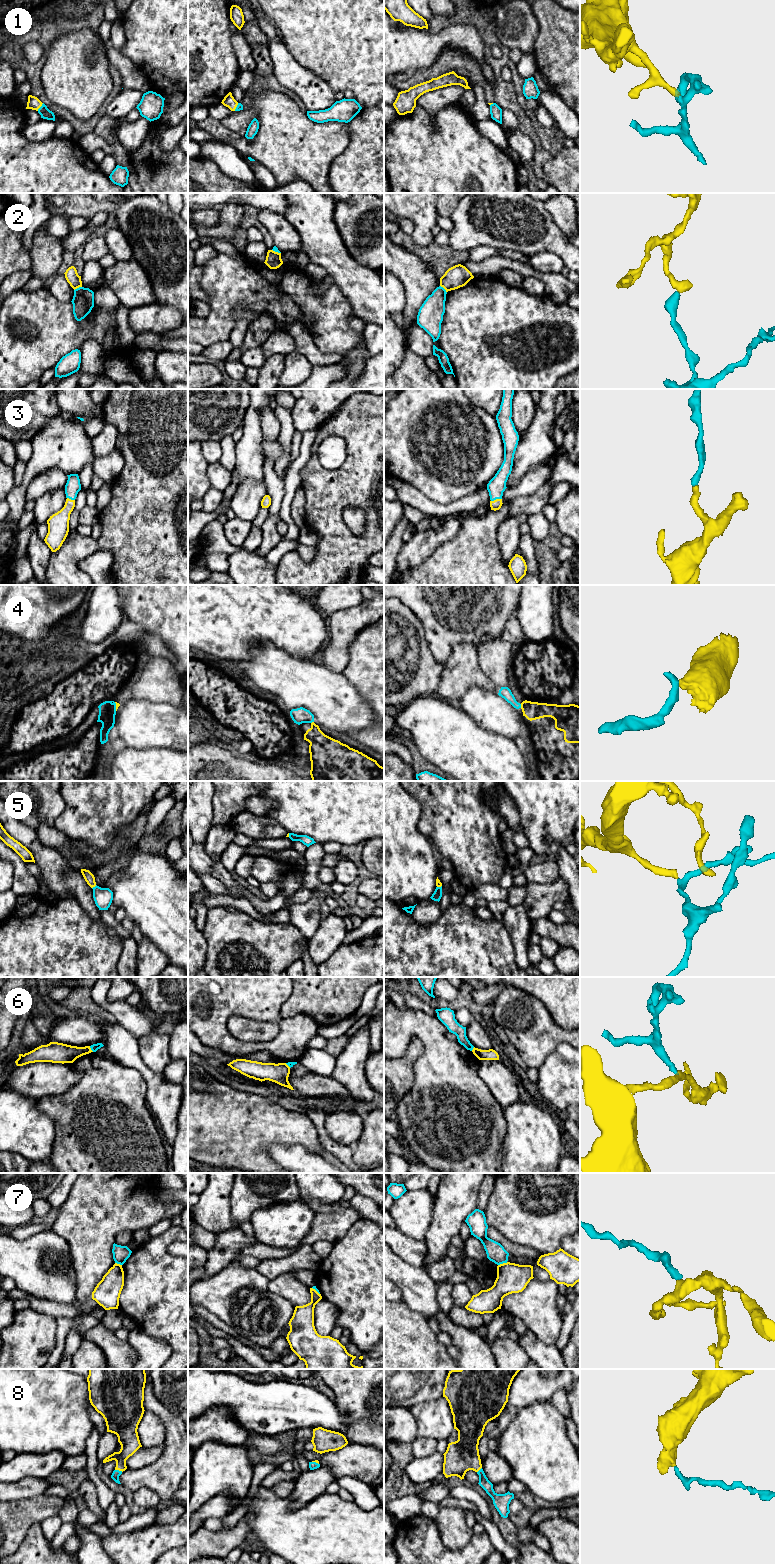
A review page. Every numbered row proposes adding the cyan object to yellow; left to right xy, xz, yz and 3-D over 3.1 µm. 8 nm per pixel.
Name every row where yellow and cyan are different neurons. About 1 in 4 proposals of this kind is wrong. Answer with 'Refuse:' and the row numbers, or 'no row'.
Refuse: 2, 4, 5, 6, 7

